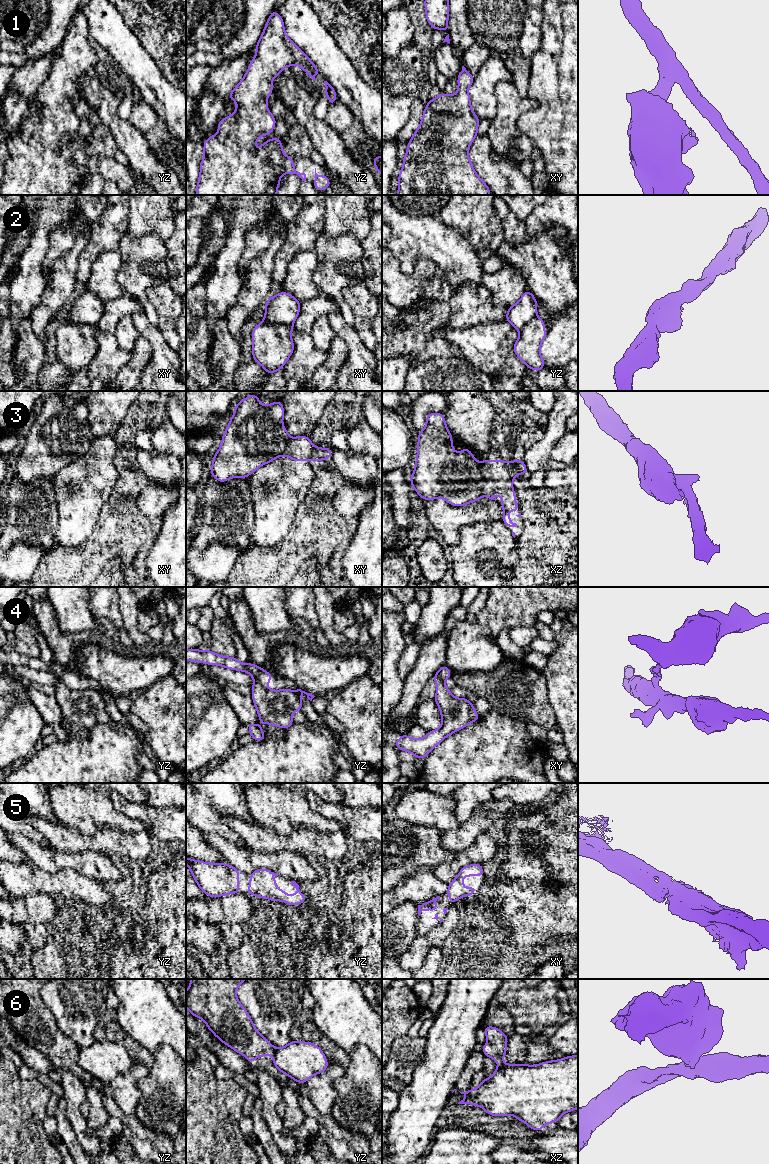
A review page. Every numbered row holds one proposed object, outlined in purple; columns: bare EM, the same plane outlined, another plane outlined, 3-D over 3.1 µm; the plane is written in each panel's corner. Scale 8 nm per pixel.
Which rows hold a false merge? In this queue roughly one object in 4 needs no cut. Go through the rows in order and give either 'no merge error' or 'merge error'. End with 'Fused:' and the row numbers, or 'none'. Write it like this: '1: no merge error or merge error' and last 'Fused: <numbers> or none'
1: no merge error
2: merge error
3: merge error
4: merge error
5: no merge error
6: merge error
Fused: 2, 3, 4, 6

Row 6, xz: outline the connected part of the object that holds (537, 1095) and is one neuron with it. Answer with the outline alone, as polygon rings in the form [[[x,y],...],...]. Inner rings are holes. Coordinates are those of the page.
[[[578,1055],[538,1065],[503,1065],[475,1090],[460,1093],[466,1098],[458,1104],[480,1106],[492,1116],[514,1115],[531,1129],[543,1130],[545,1124],[557,1122],[562,1114],[578,1108]]]

